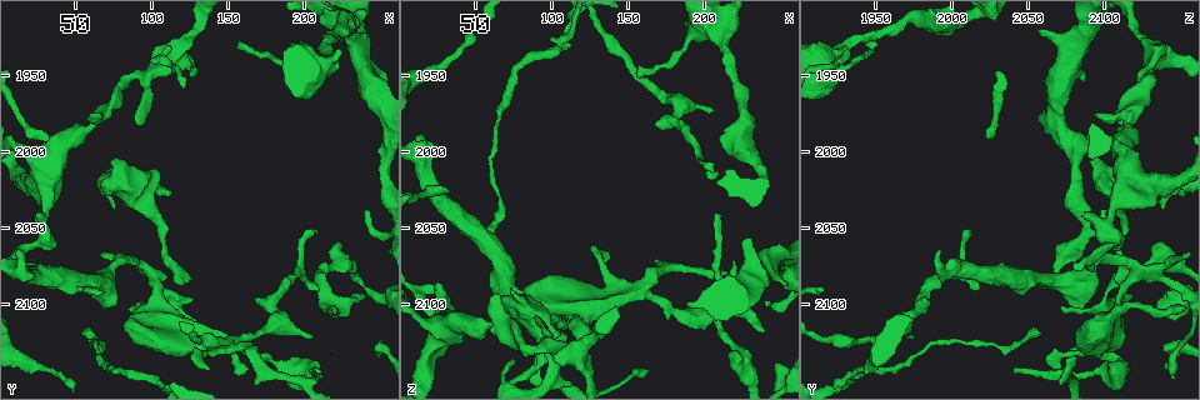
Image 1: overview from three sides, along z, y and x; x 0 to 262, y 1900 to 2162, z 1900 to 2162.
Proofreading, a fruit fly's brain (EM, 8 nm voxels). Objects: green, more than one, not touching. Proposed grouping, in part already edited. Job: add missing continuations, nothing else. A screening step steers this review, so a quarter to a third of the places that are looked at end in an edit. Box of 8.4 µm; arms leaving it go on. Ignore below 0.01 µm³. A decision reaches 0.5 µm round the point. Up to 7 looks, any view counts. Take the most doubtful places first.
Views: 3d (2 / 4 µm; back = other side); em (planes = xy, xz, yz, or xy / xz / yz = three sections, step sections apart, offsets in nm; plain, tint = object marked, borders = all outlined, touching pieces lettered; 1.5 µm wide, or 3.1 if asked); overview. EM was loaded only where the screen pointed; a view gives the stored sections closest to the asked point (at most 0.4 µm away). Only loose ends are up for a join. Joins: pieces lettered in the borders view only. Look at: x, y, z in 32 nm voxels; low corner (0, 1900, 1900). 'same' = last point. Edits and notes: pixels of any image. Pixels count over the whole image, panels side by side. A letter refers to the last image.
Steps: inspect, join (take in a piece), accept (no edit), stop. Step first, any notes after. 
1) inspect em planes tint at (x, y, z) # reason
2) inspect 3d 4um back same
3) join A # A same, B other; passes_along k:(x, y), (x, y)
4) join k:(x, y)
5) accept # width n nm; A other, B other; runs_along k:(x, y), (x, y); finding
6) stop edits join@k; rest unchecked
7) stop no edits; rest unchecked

inspect 3d 4um at (240, 2094, 2118) # branch stops here

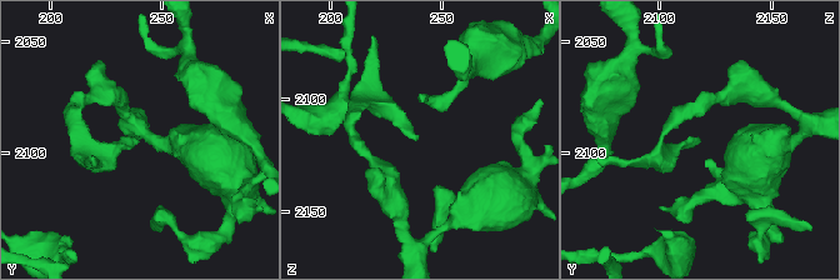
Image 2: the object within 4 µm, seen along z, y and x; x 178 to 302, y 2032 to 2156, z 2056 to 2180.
inspect em xy step 8 tint at (239, 2095, 2119)

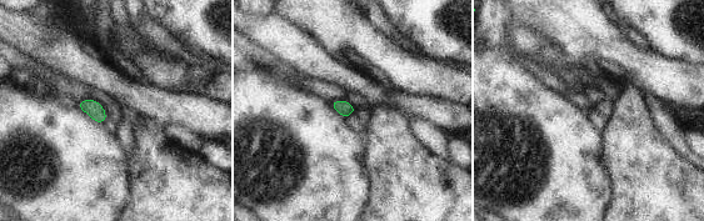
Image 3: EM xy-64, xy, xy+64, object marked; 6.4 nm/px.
inspect em planes borders same

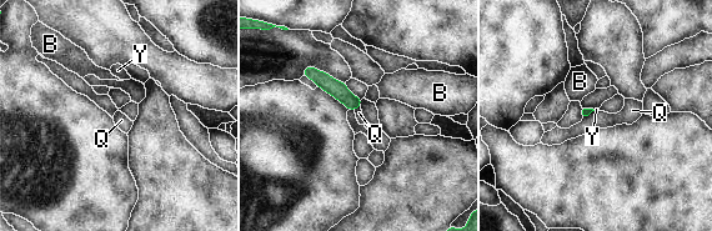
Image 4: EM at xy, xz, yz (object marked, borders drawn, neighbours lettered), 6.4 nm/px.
accept # B other, Q other, Y other; border 4:(360, 105), (354, 110); none of them fits

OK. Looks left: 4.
inspect 3d 4um at (156, 1928, 1942) # an open end

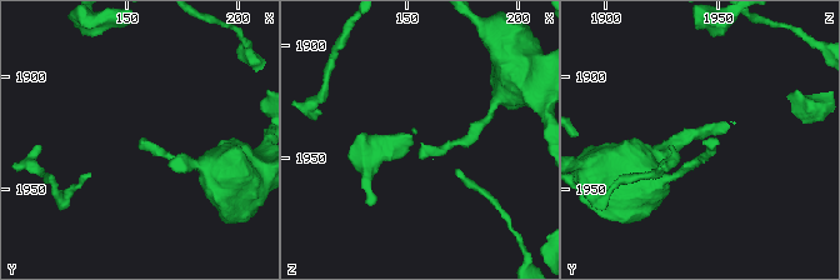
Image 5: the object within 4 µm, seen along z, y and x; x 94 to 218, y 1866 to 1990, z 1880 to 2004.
inspect em xy step 8 tint at (157, 1929, 1942) # shape alone is not enough

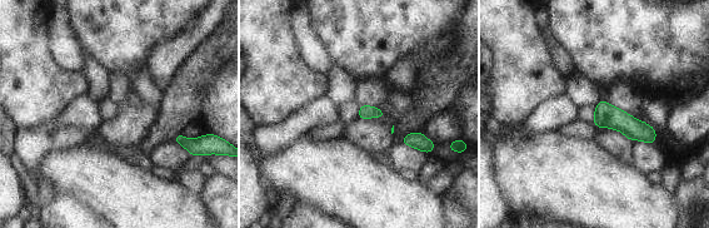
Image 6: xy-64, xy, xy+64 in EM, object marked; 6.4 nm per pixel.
inspect em planes borders same # cut it another way

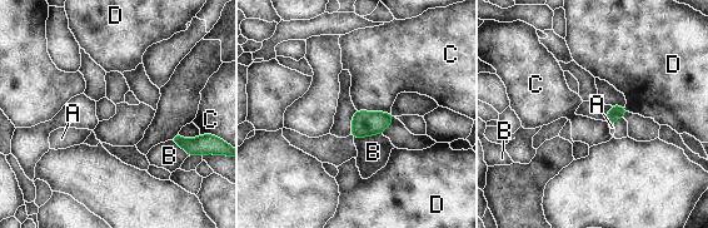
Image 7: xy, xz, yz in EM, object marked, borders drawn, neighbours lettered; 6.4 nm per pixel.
accept # longest_contact C 220 nm; A other, B other, C other, D other; border 7:(357, 109), (390, 113); none of them fits

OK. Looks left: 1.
inspect em planes borders at (208, 2052, 2014) # thin end

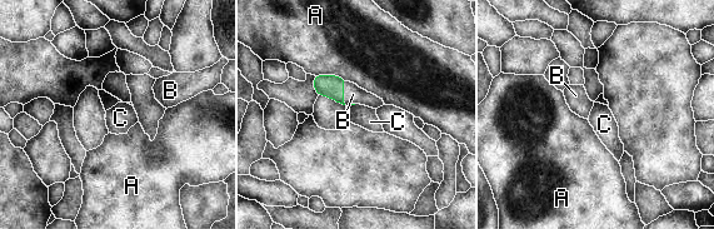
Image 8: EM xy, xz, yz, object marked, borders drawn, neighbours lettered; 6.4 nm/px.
join B # width 80 nm; A other, B same, C other; passes_along 8:(333, 86), (343, 93), (353, 94); it goes on there

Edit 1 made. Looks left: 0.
stop edits join@8; rest unchecked

